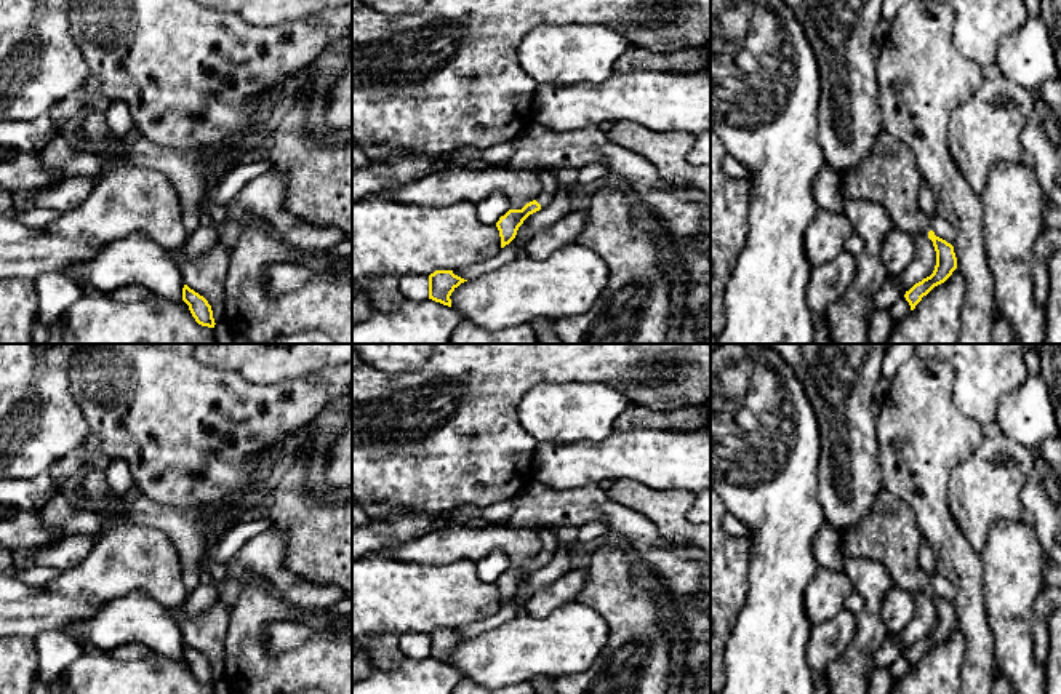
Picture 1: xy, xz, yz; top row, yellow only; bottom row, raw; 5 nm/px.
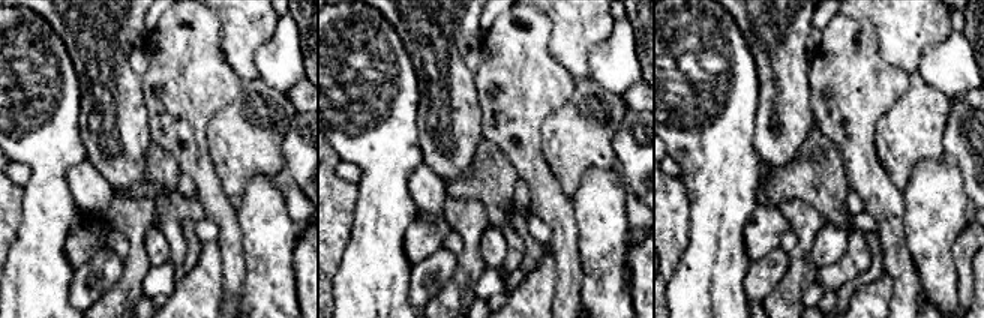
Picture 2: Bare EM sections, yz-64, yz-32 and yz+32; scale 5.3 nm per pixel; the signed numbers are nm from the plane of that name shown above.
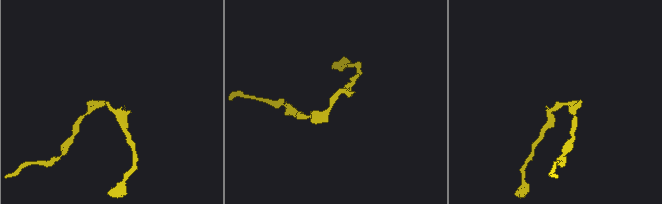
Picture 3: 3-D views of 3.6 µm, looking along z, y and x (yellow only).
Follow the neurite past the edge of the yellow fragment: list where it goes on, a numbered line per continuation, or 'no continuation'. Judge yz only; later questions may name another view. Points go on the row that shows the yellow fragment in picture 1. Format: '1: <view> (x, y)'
1: yz (890, 176)

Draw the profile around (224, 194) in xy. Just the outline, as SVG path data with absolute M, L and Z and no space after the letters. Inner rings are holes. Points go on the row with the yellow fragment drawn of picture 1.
M269 162L243 163L230 170L224 179L211 189L208 200L211 205L219 205L227 209L234 209L238 192L251 179L272 171Z

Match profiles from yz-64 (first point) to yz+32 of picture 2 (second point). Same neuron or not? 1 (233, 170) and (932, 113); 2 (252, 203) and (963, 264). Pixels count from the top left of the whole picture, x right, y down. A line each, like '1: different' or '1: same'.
1: same
2: different

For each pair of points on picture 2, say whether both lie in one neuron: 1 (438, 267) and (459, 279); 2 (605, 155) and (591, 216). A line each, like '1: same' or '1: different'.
1: different
2: different

